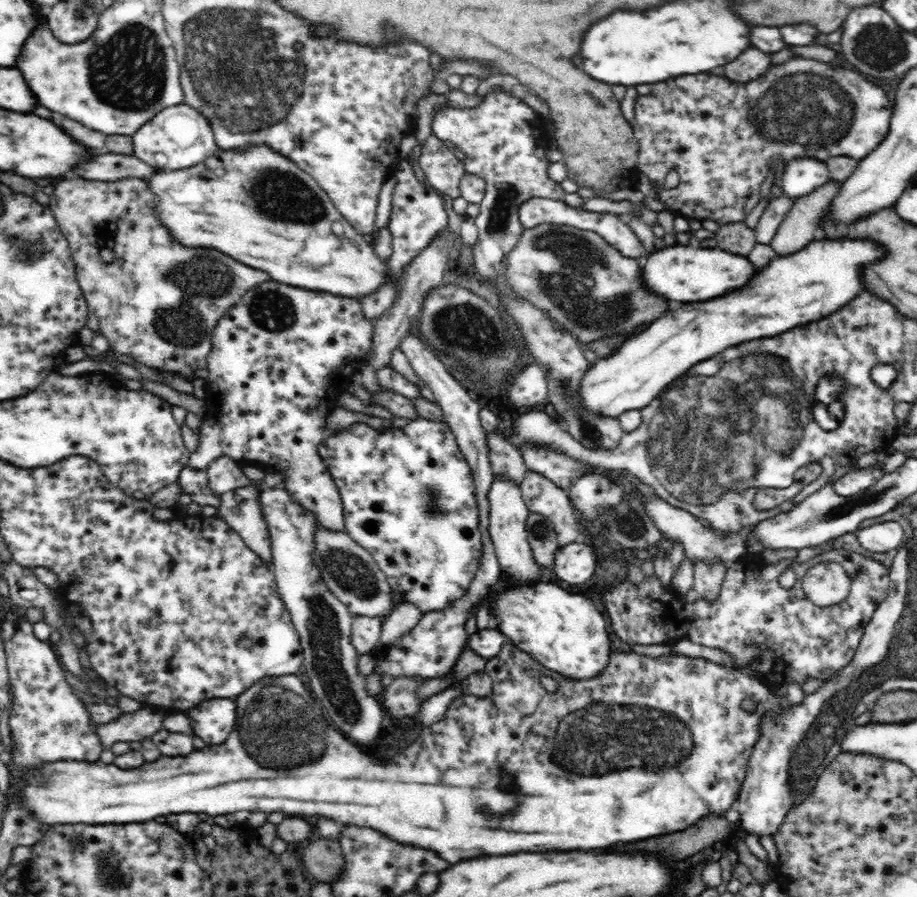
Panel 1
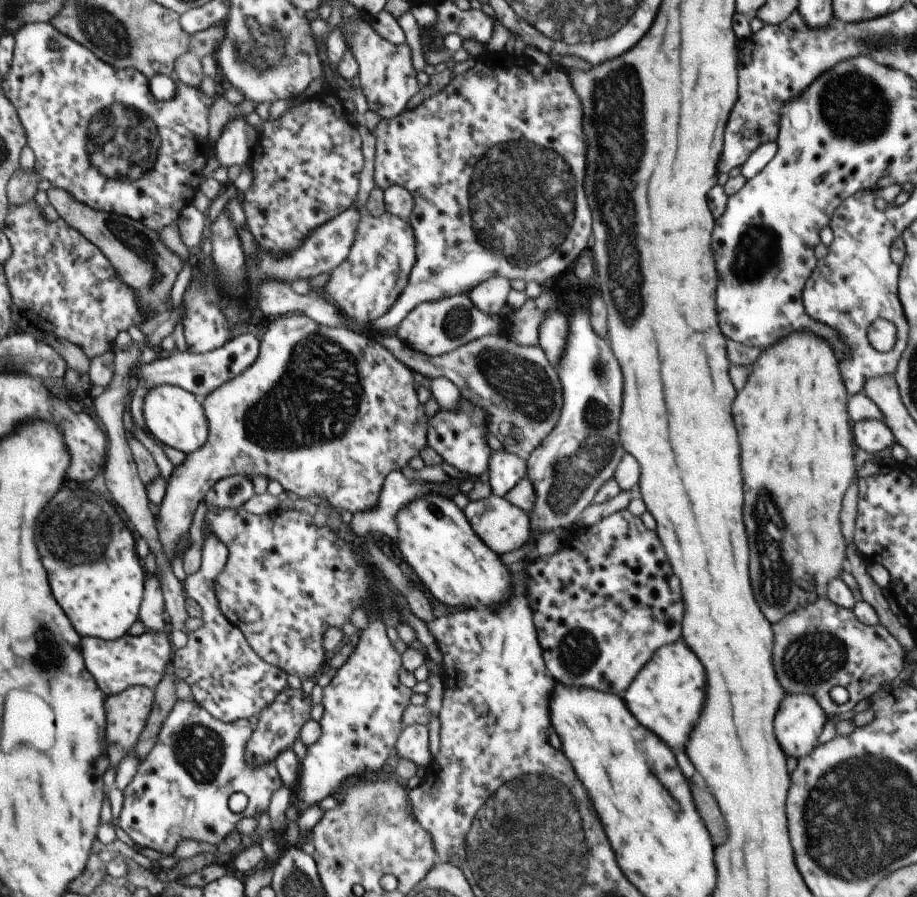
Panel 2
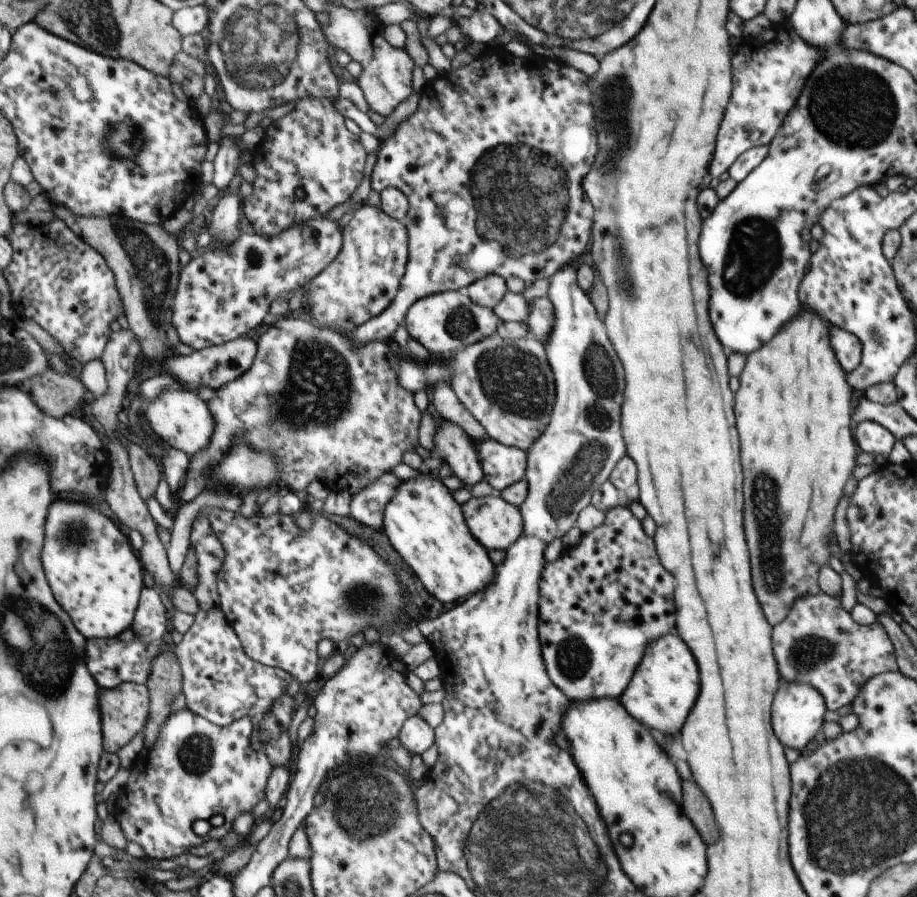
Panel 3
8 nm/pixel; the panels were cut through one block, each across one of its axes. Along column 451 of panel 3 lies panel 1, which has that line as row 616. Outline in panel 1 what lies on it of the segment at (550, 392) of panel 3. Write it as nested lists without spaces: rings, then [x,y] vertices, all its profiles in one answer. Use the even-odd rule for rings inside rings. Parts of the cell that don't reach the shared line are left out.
[[[395,591],[393,592],[393,596],[392,596],[392,608],[390,608],[390,611],[388,612],[388,614],[384,614],[384,616],[360,616],[360,615],[354,615],[353,619],[352,619],[352,645],[354,645],[354,648],[356,648],[356,651],[358,651],[358,653],[360,654],[366,654],[366,653],[370,653],[373,650],[375,650],[375,644],[377,643],[377,640],[380,638],[380,633],[381,633],[381,628],[382,628],[382,621],[390,614],[391,610],[398,604],[400,604],[400,602],[403,602],[403,597],[399,594],[396,593]]]

